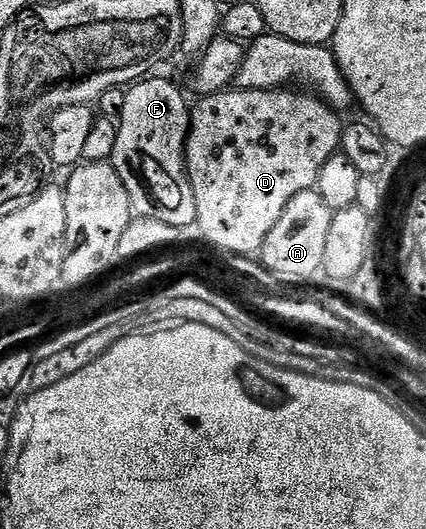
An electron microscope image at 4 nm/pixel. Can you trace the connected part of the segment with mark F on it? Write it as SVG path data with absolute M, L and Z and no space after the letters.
M148 76L126 90L125 107L117 120L117 147L110 163L137 202L138 216L159 219L187 231L199 219L197 199L187 174L187 132L191 130L192 106L187 105L173 82L159 76Z

